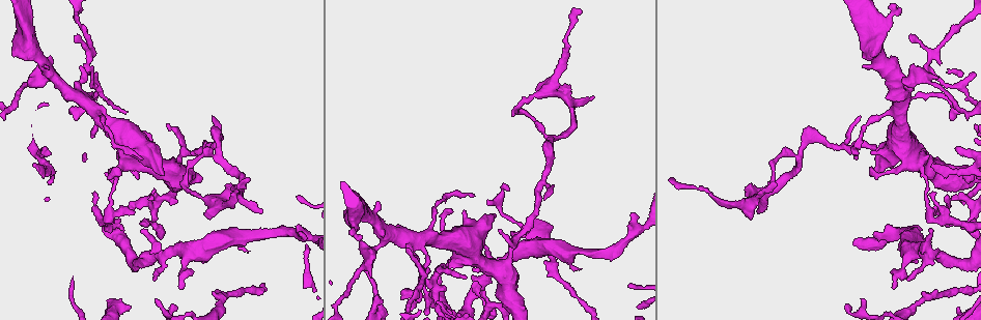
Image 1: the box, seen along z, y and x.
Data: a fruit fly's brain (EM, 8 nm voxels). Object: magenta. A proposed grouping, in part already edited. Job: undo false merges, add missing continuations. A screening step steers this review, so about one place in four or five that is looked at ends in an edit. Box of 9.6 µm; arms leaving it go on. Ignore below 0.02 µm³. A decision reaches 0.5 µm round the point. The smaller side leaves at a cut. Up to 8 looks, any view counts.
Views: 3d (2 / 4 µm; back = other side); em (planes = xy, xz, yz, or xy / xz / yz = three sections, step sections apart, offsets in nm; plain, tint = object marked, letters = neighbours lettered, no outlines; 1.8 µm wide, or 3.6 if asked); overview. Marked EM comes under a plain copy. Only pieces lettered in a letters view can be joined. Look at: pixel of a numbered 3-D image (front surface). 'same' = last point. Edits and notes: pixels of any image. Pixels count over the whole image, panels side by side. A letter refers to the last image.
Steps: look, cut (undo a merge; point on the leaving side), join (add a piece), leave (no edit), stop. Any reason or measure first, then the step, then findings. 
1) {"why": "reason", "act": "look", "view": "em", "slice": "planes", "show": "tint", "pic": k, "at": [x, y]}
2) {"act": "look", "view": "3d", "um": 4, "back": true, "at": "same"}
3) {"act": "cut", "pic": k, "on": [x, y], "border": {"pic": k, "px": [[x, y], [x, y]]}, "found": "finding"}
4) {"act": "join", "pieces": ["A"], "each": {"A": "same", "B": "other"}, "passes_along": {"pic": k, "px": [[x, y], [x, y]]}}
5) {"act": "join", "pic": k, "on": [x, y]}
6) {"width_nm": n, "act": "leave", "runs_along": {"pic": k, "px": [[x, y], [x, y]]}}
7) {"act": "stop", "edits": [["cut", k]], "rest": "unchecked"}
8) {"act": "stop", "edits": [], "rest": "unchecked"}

{"why": "three-way junction", "act": "look", "view": "3d", "um": 4, "pic": 1, "at": [522, 251]}

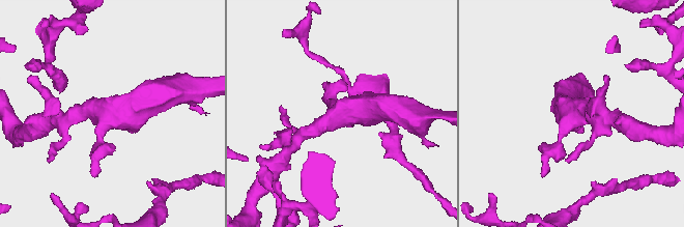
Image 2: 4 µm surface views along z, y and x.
{"why": "shape alone is not enough", "act": "look", "view": "em", "slice": "yz", "step": 8, "show": "tint", "pic": 2, "at": [108, 115]}

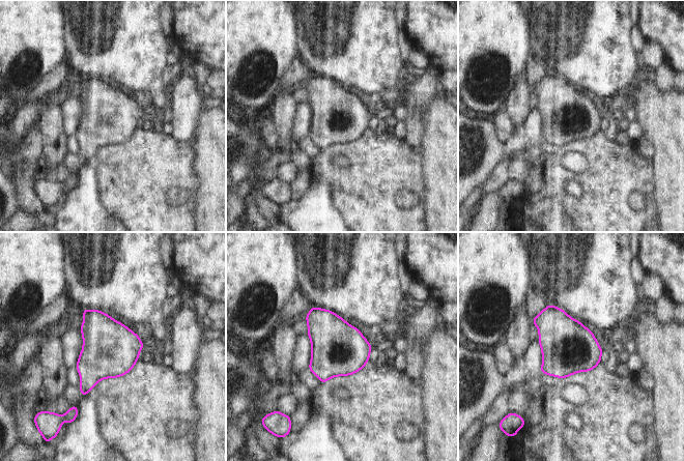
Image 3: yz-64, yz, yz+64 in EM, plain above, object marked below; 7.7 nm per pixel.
{"why": "what lies round it", "act": "look", "view": "em", "slice": "yz", "step": 8, "show": "letters", "at": "same"}

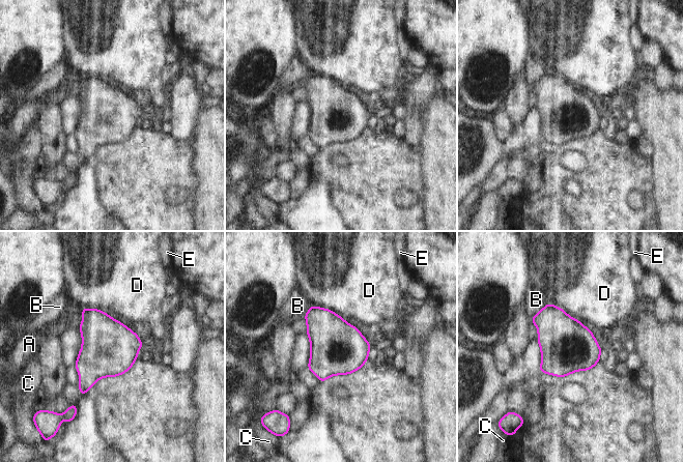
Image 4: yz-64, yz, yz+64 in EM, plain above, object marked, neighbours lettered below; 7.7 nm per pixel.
{"act": "leave", "each": {"A": "other", "B": "other", "C": "other", "D": "other", "E": "other"}, "border": {"pic": 4, "px": [[311, 305], [328, 308], [345, 320]]}, "found": "continuous, no second neuron"}

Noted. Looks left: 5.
{"why": "branch stops here", "act": "look", "view": "em", "slice": "yz", "step": 4, "show": "tint", "pic": 1, "at": [958, 146]}

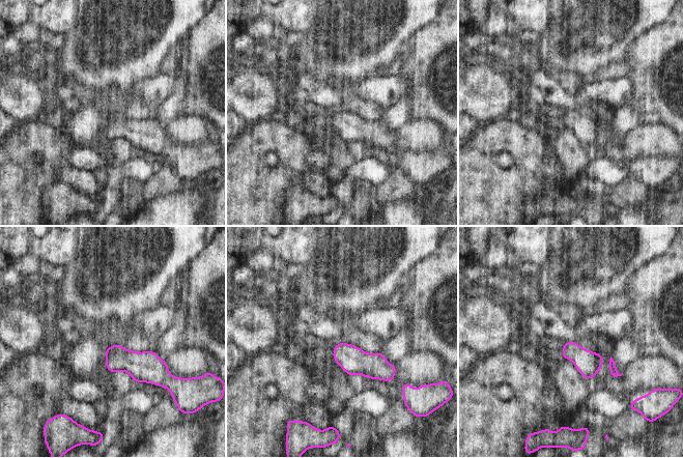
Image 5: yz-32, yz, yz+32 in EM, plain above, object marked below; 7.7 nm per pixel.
{"act": "look", "view": "em", "slice": "planes", "show": "letters", "at": "same"}

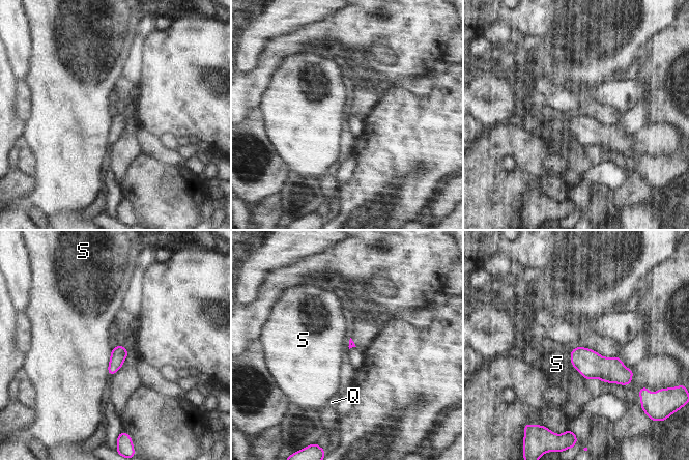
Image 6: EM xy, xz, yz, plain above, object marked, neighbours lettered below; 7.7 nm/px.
{"act": "leave", "each": {"Q": "other", "S": "other"}, "found": "none of them fits"}

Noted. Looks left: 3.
{"why": "an open end", "act": "look", "view": "3d", "um": 2, "pic": 1, "at": [45, 66]}

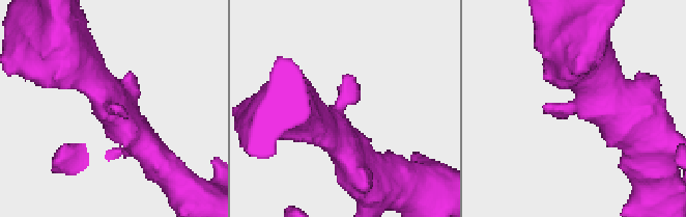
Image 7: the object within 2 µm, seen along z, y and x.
{"act": "look", "view": "em", "slice": "planes", "show": "letters", "pic": 7, "at": [349, 75]}

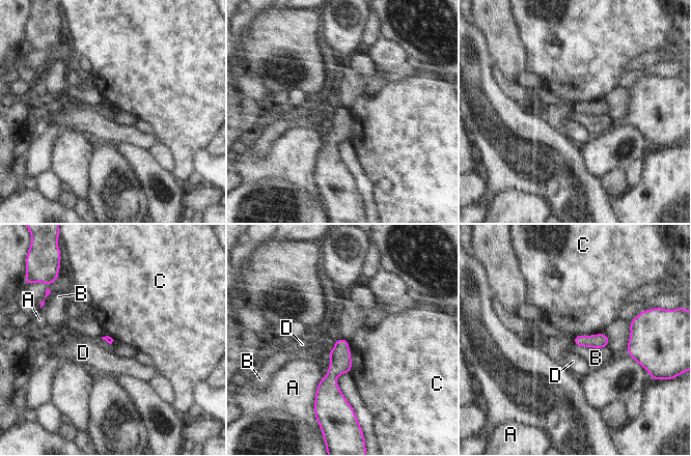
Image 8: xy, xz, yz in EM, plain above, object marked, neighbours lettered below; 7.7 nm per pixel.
{"act": "leave", "each": {"A": "other", "B": "other", "C": "other", "D": "other"}, "runs_along": {"pic": 8, "px": [[343, 342], [332, 375], [337, 402]]}, "found": "none of them fits"}

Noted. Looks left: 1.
{"act": "stop", "edits": [], "rest": "unchecked"}

